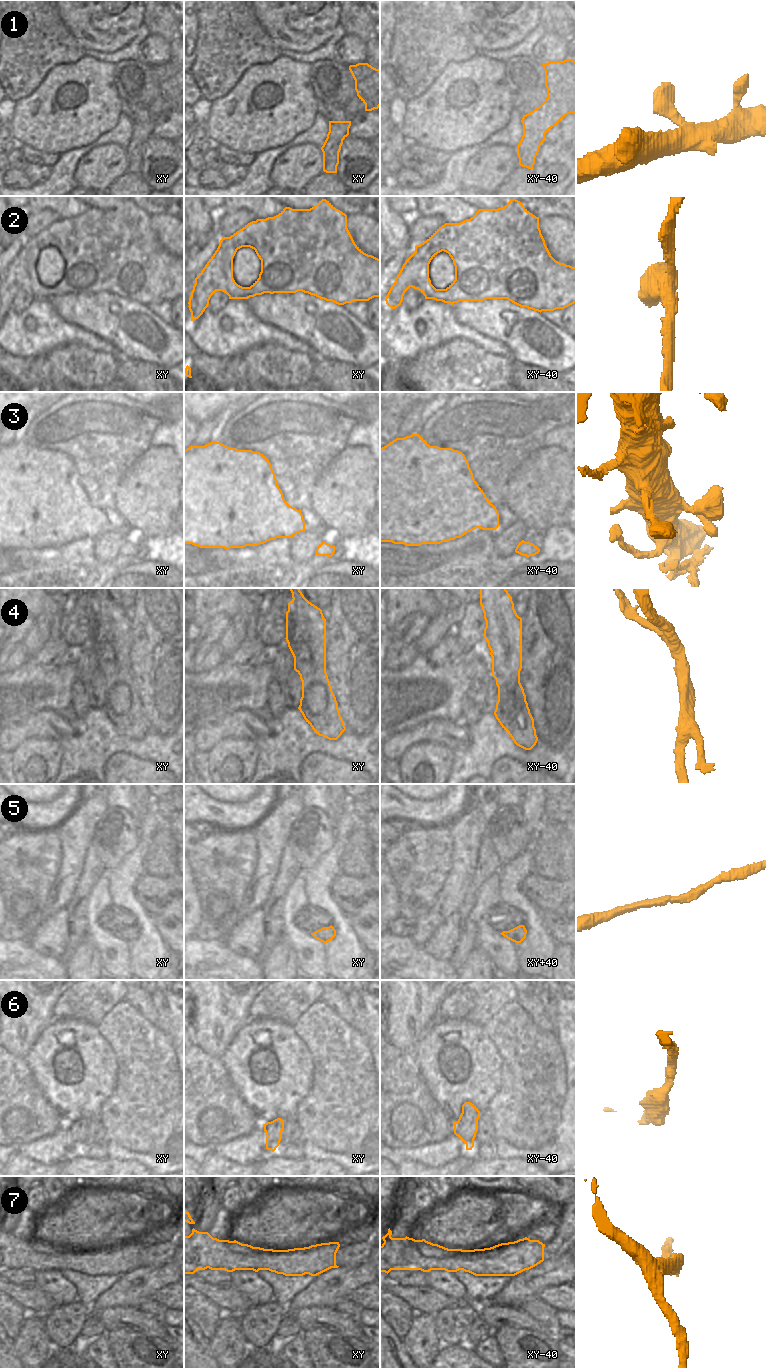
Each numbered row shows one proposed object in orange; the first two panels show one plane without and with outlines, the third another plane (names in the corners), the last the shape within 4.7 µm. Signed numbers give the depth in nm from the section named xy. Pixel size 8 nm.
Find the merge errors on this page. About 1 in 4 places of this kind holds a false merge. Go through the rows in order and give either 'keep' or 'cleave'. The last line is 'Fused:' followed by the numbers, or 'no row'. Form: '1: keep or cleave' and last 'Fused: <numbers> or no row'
1: keep
2: keep
3: keep
4: cleave
5: keep
6: keep
7: keep
Fused: 4

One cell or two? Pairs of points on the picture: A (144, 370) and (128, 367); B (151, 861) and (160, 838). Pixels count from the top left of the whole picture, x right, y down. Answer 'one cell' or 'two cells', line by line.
A: one cell
B: one cell

